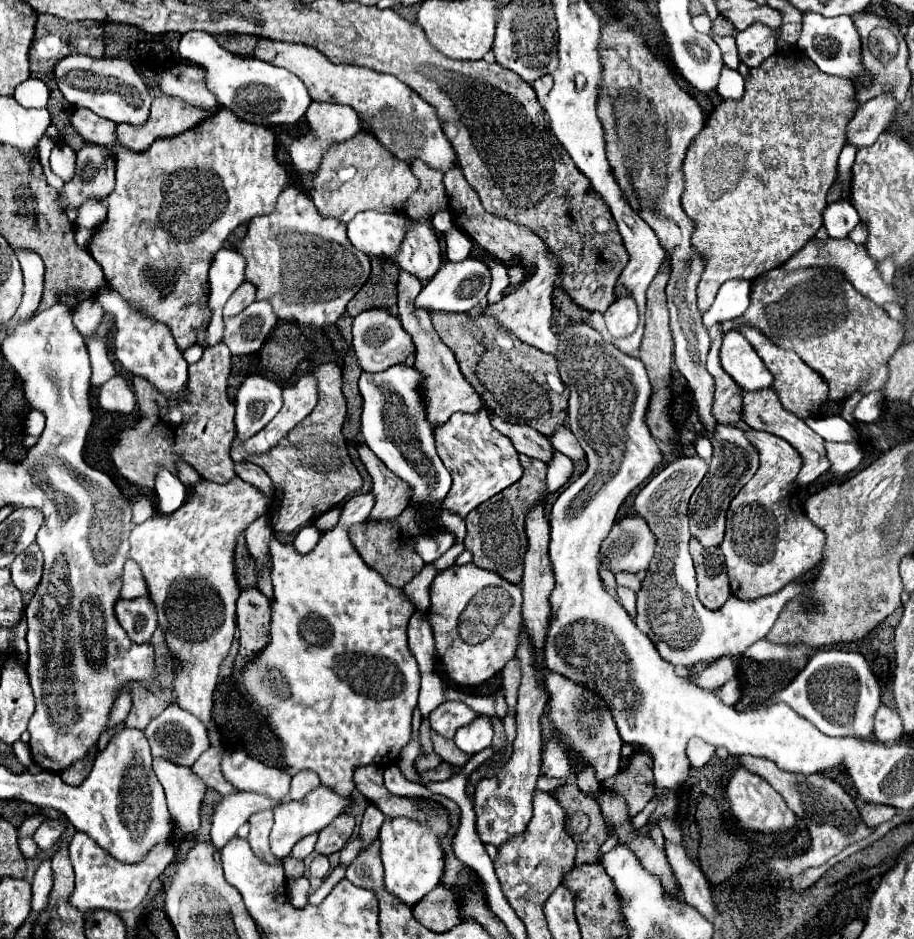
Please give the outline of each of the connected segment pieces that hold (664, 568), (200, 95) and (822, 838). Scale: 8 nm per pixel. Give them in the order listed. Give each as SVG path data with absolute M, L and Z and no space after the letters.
M679 457L671 461L661 473L657 473L635 497L635 511L647 521L649 529L657 539L655 555L637 593L637 627L649 635L649 639L659 649L661 657L679 669L693 667L699 661L713 661L725 655L741 655L755 641L763 639L779 617L779 611L791 595L805 591L805 583L789 583L775 595L767 595L755 601L743 601L735 595L725 601L717 611L709 611L697 599L695 593L695 569L689 555L689 521L687 503L703 475L707 473L707 463L693 457Z
M179 63L161 73L159 89L161 93L179 97L191 105L217 113L217 101L213 93L207 89L205 77L207 71L203 67L191 63Z
M743 755L737 757L739 765L747 771L753 771L757 775L761 775L763 779L767 779L767 783L771 787L777 789L777 793L781 793L781 797L785 799L785 803L789 805L789 809L797 815L797 819L801 819L811 835L811 847L807 853L803 853L793 858L772 858L769 861L769 867L773 871L779 873L779 881L787 881L789 877L797 875L799 871L805 871L809 867L817 867L823 865L827 859L831 859L833 855L837 855L841 849L845 849L851 843L857 843L865 837L869 837L875 829L863 825L863 819L859 817L859 811L853 803L853 799L843 791L841 785L837 785L835 781L827 779L825 775L799 775L799 773L789 773L779 769L773 761L763 759L763 757L751 757L751 755Z

